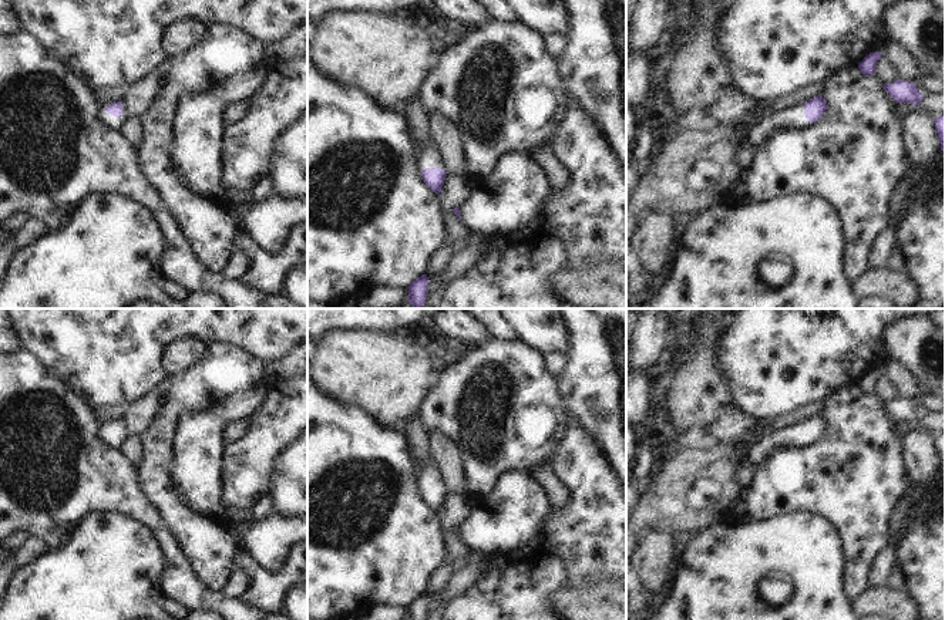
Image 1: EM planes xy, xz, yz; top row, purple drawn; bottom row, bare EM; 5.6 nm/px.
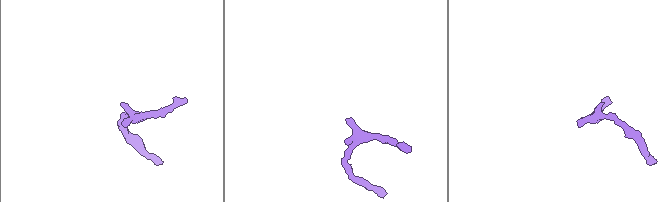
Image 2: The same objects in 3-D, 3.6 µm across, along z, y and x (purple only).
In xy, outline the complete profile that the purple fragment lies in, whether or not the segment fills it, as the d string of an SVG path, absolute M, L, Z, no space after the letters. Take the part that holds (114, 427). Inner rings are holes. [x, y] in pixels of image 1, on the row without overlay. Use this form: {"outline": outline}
{"outline": "M122 419L111 421L101 428L101 437L114 447L118 447L124 438Z"}

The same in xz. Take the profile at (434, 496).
{"outline": "M434 461L423 466L417 485L421 488L424 502L438 513L447 492L441 486L441 474Z"}

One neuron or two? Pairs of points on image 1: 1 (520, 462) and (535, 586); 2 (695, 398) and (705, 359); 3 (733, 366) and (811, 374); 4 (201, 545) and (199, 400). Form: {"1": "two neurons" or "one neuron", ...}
{"1": "two neurons", "2": "one neuron", "3": "one neuron", "4": "one neuron"}

